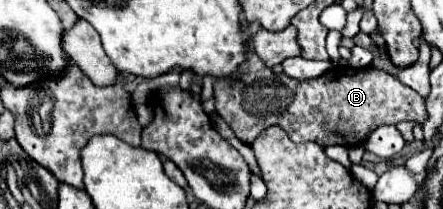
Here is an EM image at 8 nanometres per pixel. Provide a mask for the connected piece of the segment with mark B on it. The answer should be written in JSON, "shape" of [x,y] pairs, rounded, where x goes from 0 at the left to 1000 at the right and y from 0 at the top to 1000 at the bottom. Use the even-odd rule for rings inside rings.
{"shape":[[[555,215],[555,282],[542,311],[542,368],[537,378],[492,378],[483,397],[483,474],[488,474],[488,531],[510,569],[510,589],[528,617],[533,656],[551,684],[569,684],[582,636],[609,598],[632,598],[646,617],[650,656],[659,675],[713,675],[727,703],[740,694],[777,694],[795,703],[808,684],[822,684],[826,656],[858,598],[903,589],[903,579],[944,579],[953,589],[962,569],[962,502],[957,474],[921,407],[912,407],[894,359],[885,359],[871,330],[849,321],[749,321],[740,349],[713,368],[713,378],[659,378],[637,349],[637,397],[628,359],[619,359],[614,330],[605,330],[582,263],[569,244],[569,215]]]}

